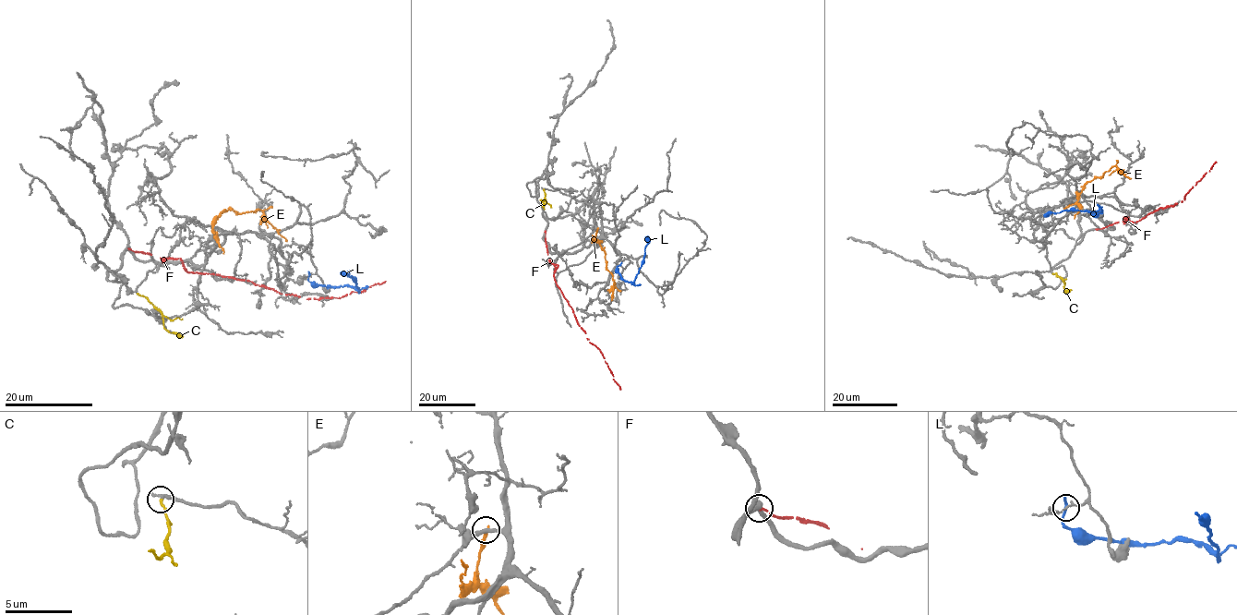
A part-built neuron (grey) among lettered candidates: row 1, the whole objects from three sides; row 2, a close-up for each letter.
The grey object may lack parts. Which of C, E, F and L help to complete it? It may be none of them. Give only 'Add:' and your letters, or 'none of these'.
Add: C

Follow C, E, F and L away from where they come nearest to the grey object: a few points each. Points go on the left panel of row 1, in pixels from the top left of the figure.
C: (137, 293), (160, 311), (163, 327), (183, 336)
E: (213, 233), (214, 221), (223, 211), (229, 209), (247, 212), (260, 210), (262, 217), (286, 241)
F: (128, 248), (162, 259), (175, 259), (182, 261), (186, 271), (249, 280), (306, 299), (337, 298), (386, 281)
L: (309, 275), (309, 282), (313, 283), (327, 286), (349, 285), (359, 291), (351, 276), (344, 275)

